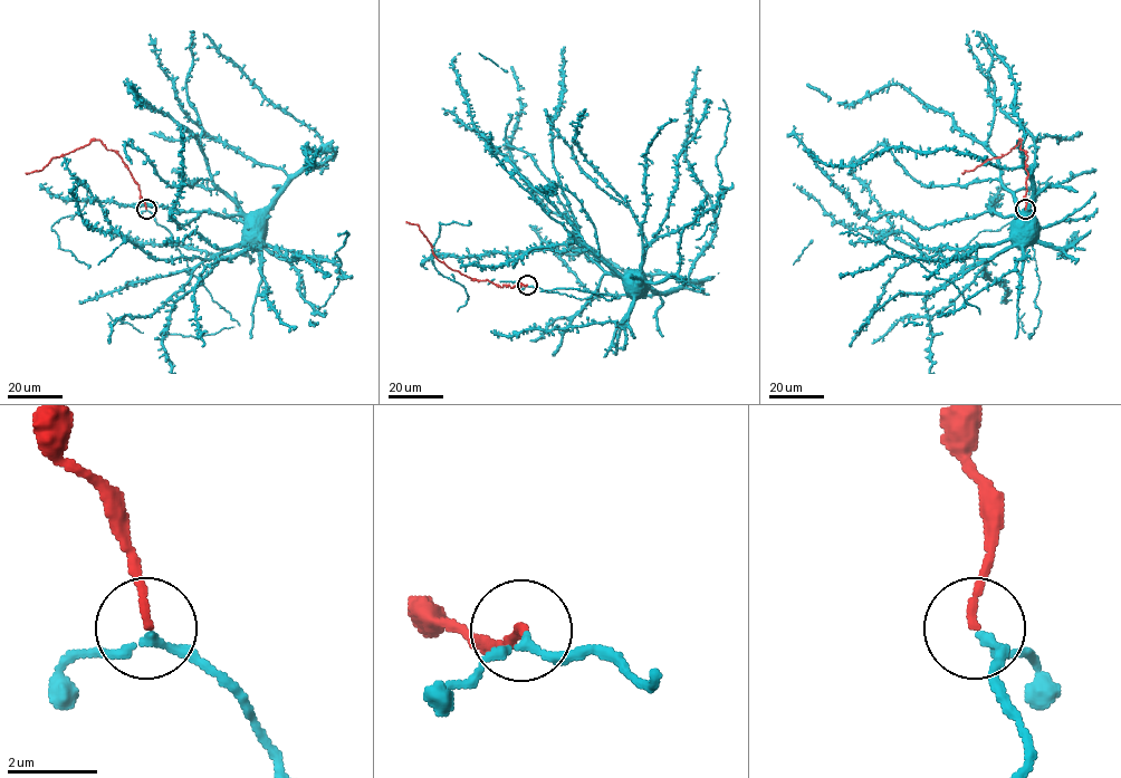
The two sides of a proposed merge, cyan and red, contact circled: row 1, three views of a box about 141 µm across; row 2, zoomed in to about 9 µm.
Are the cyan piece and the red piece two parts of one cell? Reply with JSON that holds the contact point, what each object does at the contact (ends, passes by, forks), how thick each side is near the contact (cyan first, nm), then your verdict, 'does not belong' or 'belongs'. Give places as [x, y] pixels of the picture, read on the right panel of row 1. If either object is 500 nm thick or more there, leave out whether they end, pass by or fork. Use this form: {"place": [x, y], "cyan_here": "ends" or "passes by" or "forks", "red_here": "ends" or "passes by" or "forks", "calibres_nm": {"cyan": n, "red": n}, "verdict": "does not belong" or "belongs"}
{"place": [1025, 209], "cyan_here": "passes by", "red_here": "ends", "calibres_nm": {"cyan": 160, "red": 180}, "verdict": "belongs"}

